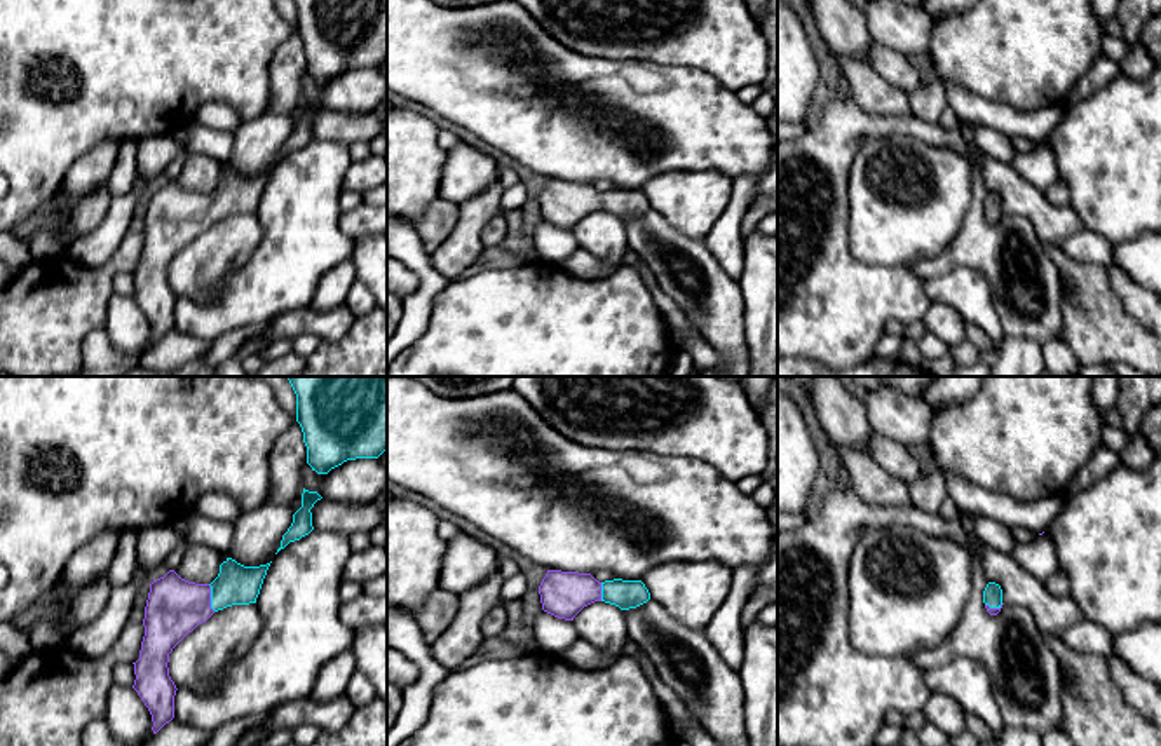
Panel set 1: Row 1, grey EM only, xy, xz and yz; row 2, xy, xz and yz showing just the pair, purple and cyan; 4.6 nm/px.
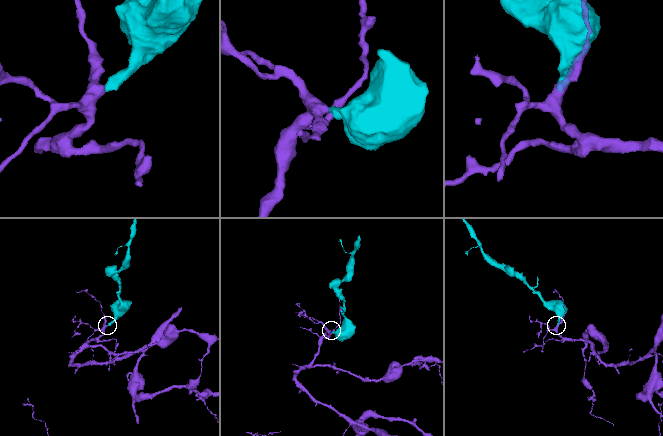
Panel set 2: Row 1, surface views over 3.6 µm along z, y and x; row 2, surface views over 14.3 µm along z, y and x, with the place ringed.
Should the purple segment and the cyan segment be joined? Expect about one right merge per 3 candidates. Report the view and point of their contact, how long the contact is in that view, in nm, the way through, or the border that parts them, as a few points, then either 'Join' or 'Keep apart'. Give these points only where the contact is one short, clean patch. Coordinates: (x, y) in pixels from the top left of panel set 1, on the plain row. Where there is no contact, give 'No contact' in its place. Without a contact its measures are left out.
Touches purple at xy (210, 208). Shared border 130 nm. Join

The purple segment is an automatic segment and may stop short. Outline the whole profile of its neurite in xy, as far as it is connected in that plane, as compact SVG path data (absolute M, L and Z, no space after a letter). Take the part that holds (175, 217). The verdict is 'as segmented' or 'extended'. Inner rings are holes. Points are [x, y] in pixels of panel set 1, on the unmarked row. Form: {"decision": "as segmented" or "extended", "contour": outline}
{"decision": "extended", "contour": "M227 167L211 193L188 192L174 180L150 193L132 298L152 324L153 343L174 328L178 298L167 277L173 258L214 221L256 213L268 176L244 176Z"}

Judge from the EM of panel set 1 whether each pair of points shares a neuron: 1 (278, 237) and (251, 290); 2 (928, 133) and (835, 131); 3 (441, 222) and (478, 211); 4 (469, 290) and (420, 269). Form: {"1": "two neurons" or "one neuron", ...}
{"1": "one neuron", "2": "one neuron", "3": "two neurons", "4": "two neurons"}

